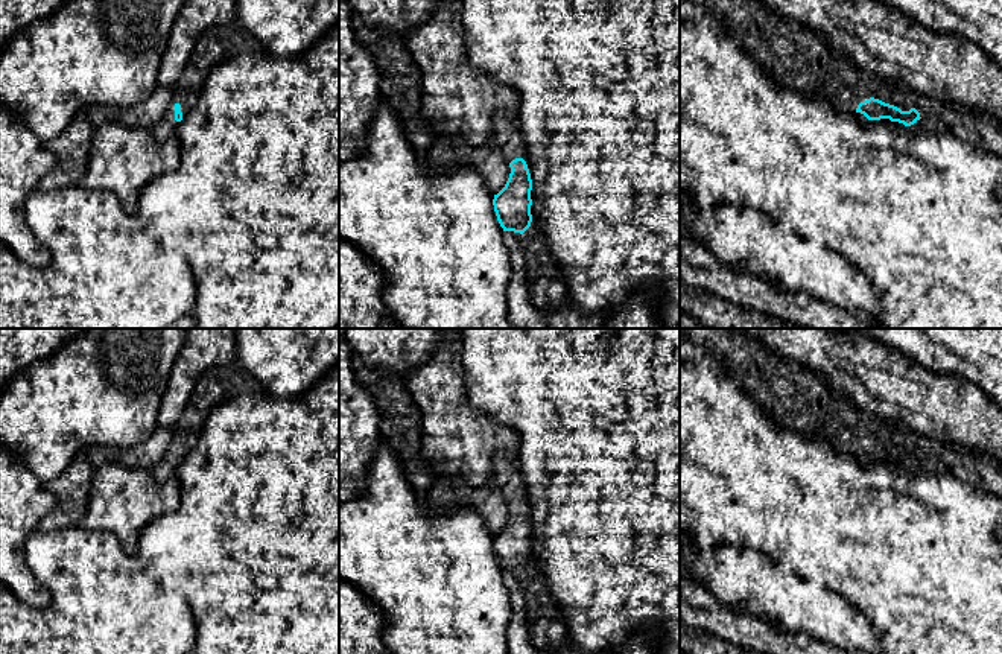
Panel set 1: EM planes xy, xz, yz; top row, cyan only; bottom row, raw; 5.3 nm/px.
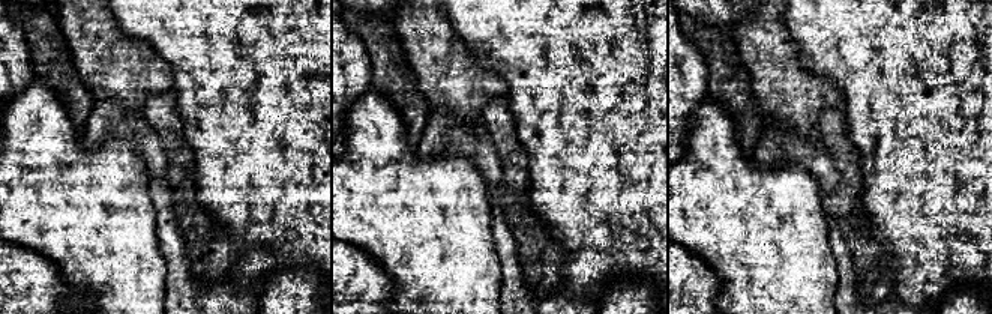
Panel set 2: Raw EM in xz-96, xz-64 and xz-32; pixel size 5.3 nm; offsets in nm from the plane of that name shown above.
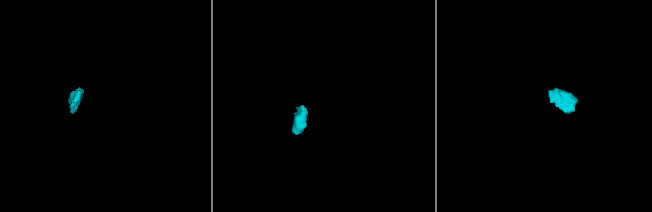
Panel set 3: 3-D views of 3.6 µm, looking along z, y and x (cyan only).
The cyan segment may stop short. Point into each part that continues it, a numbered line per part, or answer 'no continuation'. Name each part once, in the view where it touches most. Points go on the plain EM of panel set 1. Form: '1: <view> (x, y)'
1: yz (799, 399)

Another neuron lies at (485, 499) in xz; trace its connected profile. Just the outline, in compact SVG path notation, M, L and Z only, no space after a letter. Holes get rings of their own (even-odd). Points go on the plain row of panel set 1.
M433 475L426 506L435 516L473 508L484 517L493 535L505 528L511 514L509 503L491 481L479 487L467 485L458 490L447 478L438 475Z

